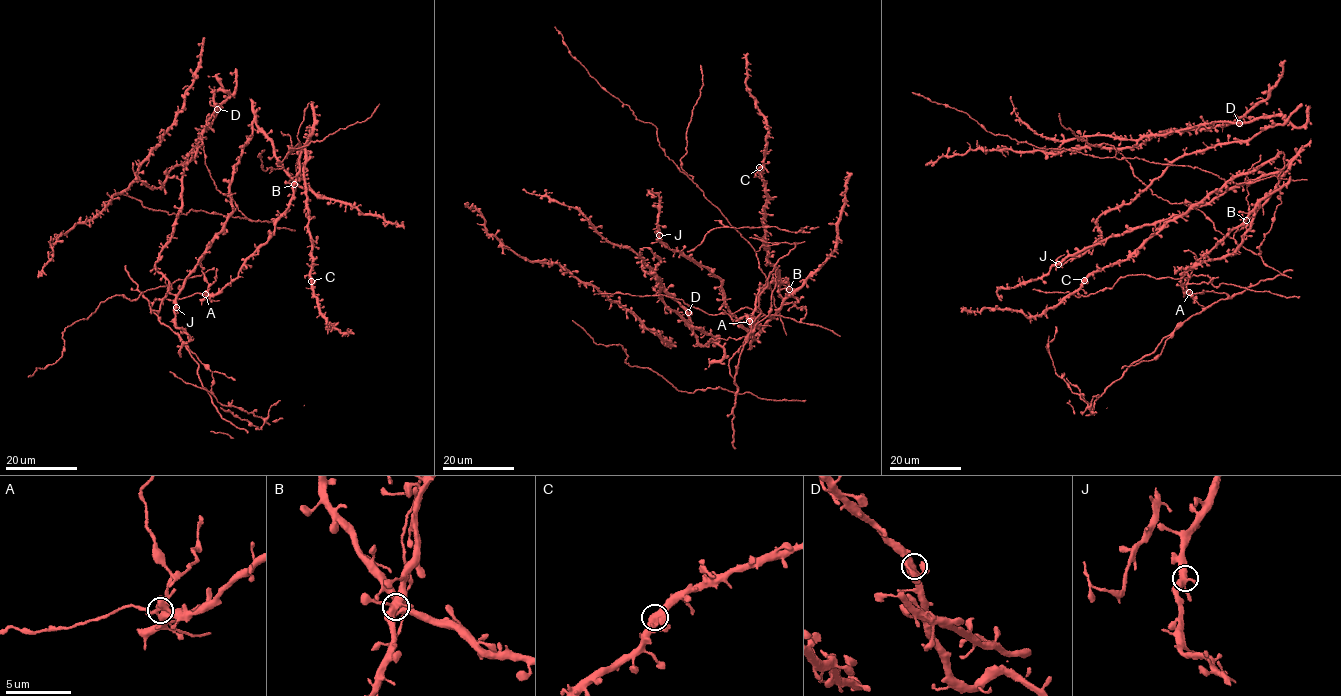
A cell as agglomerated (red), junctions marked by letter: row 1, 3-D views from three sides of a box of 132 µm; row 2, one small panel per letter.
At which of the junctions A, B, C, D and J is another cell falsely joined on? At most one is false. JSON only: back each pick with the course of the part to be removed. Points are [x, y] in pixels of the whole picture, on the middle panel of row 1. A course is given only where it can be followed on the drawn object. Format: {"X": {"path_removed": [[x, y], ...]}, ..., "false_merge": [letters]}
{"false_merge": ["A"]}

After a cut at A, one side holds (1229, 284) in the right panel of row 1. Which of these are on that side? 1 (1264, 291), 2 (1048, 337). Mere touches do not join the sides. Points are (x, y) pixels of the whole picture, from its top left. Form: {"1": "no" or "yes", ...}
{"1": "yes", "2": "no"}

